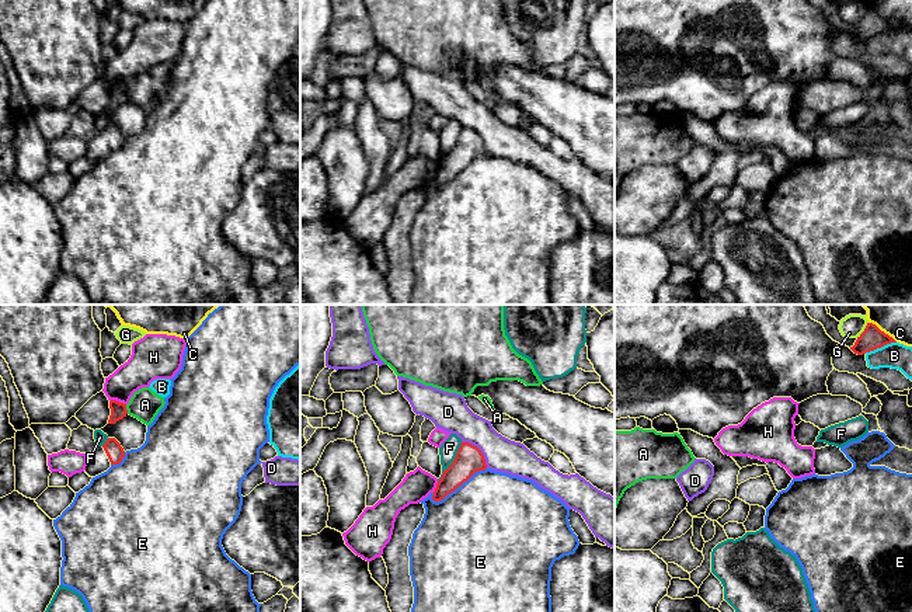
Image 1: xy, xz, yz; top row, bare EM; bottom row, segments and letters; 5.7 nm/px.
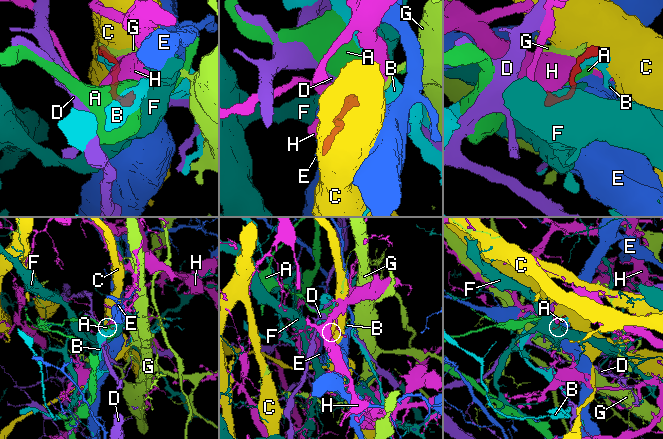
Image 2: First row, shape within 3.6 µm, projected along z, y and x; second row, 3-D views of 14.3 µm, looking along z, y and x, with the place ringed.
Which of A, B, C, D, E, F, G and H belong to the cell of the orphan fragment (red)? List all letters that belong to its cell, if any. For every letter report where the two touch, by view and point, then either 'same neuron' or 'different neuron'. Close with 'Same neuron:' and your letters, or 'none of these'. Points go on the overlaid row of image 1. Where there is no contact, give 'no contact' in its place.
A: contact xy (125, 409); different neuron
B: contact yz (880, 347); different neuron
C: contact yz (883, 331); different neuron
D: contact xz (480, 451); different neuron
E: contact xz (458, 486); different neuron
F: contact xz (452, 462); different neuron
G: contact yz (864, 330); different neuron
H: contact xy (118, 402); different neuron
Same neuron: none of these

